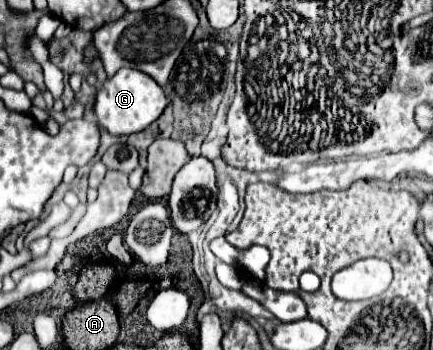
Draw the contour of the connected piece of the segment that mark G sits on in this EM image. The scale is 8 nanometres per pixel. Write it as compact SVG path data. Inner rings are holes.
M124 67L114 77L110 77L96 93L94 113L98 117L98 123L110 135L132 135L152 125L162 115L166 105L168 105L168 99L162 87L152 77L148 77L146 73L140 73L138 69Z

